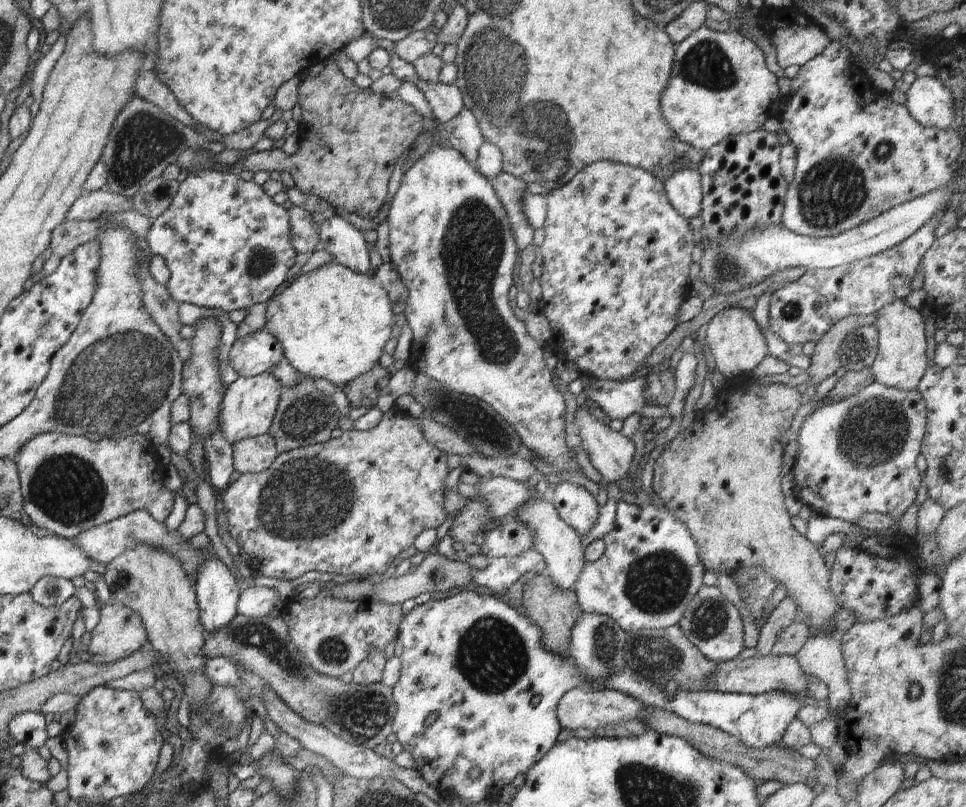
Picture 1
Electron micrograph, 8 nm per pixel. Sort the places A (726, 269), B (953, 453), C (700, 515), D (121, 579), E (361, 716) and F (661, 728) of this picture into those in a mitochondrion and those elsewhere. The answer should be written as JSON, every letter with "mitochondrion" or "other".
{"A":"mitochondrion","B":"other","C":"other","D":"mitochondrion","E":"mitochondrion","F":"other"}

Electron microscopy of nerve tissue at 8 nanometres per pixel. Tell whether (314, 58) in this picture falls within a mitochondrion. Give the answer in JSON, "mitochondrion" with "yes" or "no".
{"mitochondrion":"no"}

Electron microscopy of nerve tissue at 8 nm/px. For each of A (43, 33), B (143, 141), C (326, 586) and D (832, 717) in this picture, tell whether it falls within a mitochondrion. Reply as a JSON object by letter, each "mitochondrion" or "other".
{"A":"other","B":"mitochondrion","C":"other","D":"other"}

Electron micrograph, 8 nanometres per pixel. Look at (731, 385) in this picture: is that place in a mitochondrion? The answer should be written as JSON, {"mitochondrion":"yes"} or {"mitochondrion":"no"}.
{"mitochondrion":"no"}

